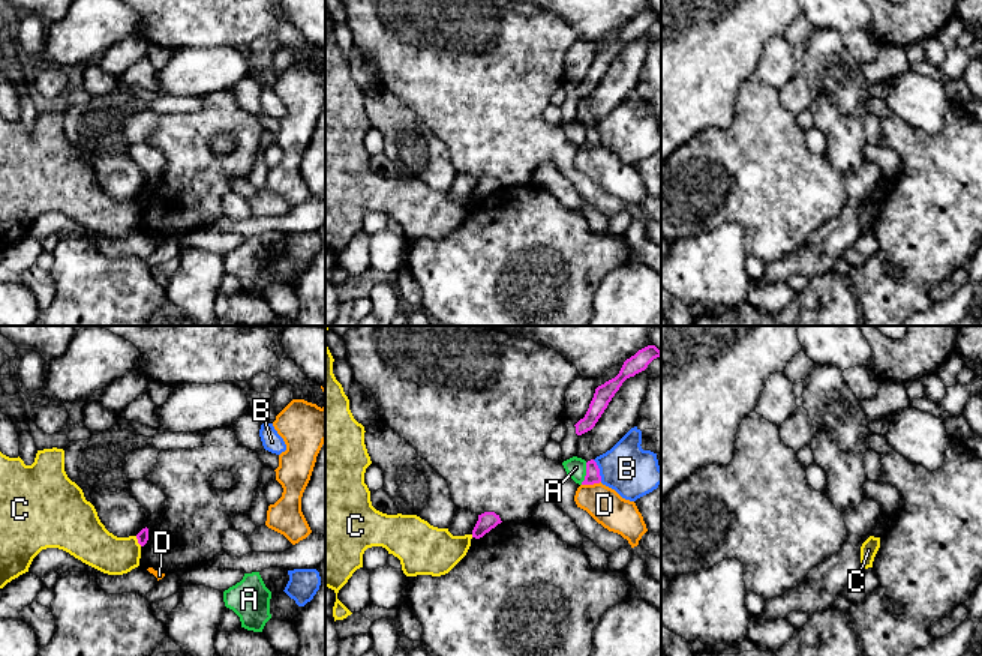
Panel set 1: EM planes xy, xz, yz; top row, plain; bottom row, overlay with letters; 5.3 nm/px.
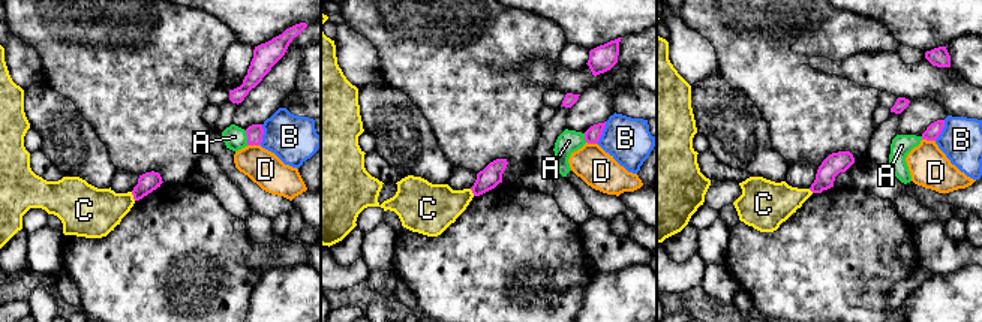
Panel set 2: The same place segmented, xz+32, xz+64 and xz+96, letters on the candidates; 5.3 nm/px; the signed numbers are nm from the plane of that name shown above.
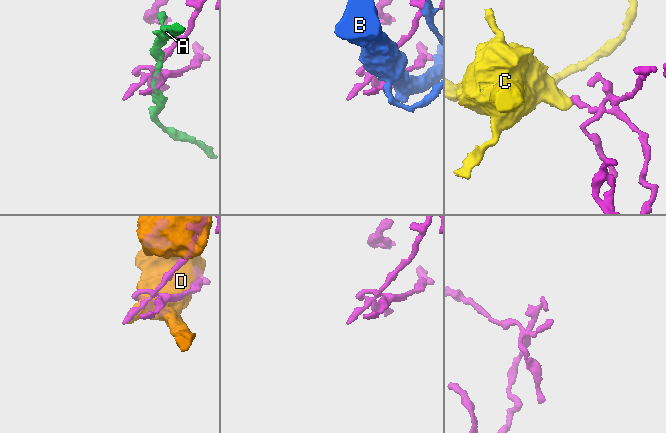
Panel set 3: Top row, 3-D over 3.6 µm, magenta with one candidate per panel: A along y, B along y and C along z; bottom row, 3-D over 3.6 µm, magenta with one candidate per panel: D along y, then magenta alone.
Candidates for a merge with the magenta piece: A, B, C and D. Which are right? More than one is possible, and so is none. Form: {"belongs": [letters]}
{"belongs": []}

